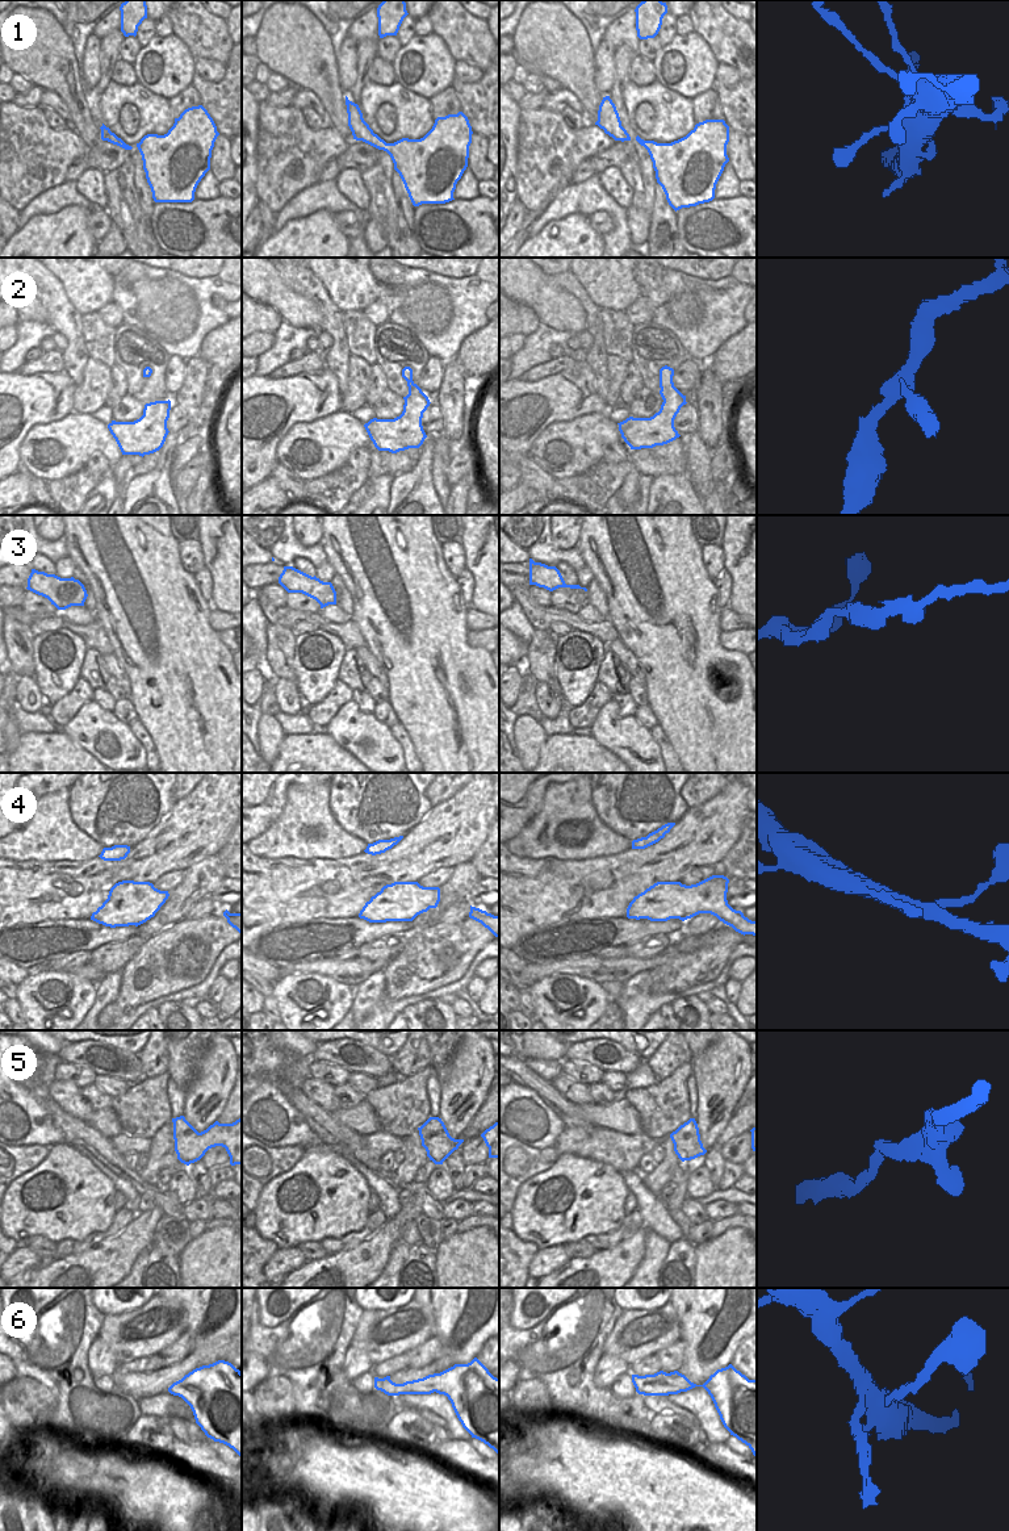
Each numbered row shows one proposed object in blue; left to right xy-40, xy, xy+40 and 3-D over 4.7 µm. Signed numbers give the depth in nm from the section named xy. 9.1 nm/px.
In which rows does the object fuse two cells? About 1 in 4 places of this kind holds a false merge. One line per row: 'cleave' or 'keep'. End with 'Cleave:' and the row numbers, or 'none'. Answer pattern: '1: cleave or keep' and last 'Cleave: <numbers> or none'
1: keep
2: keep
3: keep
4: keep
5: keep
6: keep
Cleave: none

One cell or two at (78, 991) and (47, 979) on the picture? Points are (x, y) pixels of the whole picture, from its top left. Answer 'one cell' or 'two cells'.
one cell

